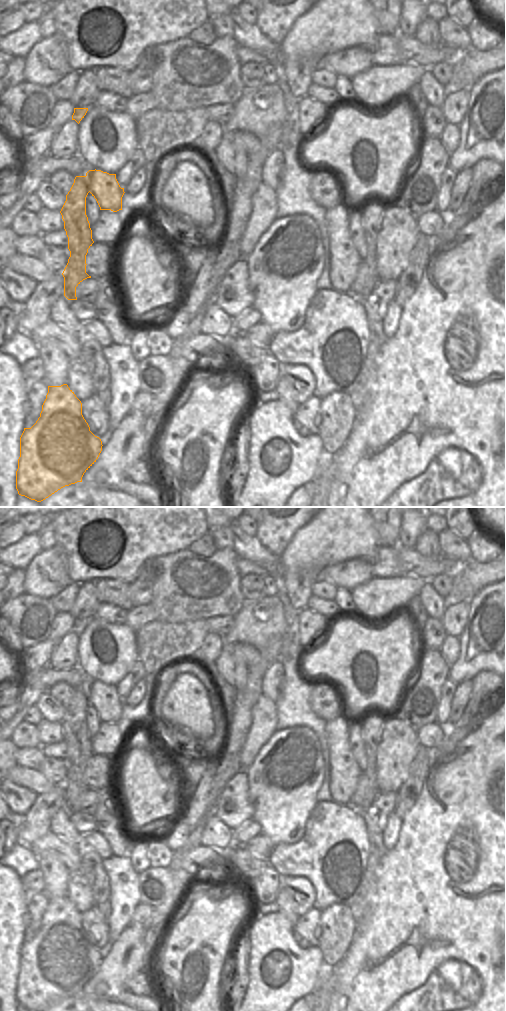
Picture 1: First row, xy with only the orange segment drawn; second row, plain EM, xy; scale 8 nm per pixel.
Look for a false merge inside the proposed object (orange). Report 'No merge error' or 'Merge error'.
Merge error

